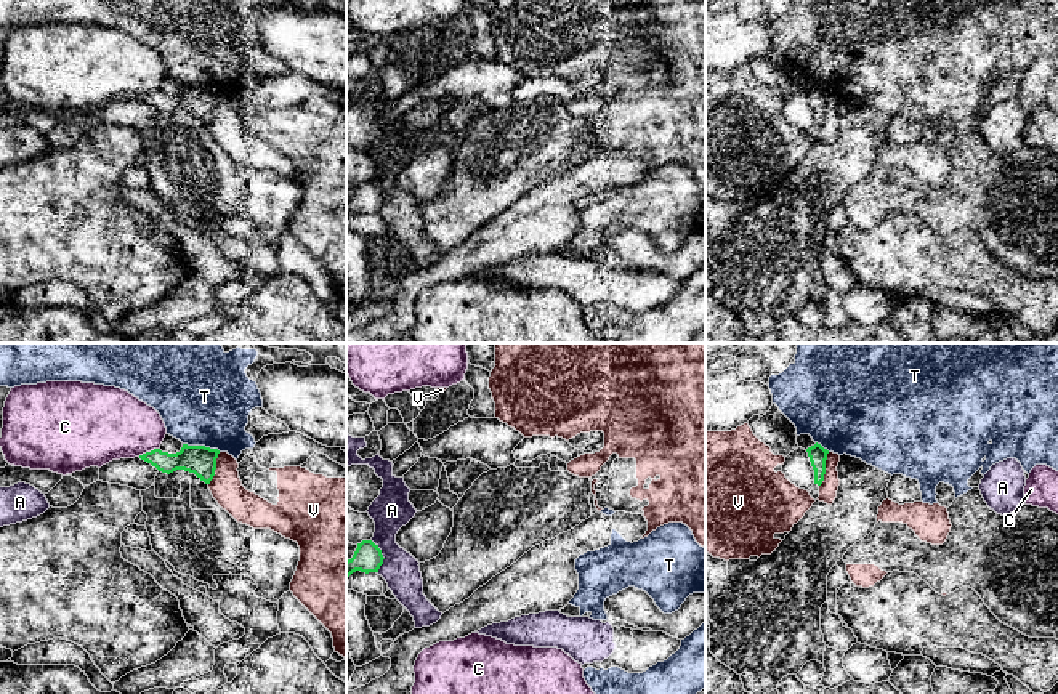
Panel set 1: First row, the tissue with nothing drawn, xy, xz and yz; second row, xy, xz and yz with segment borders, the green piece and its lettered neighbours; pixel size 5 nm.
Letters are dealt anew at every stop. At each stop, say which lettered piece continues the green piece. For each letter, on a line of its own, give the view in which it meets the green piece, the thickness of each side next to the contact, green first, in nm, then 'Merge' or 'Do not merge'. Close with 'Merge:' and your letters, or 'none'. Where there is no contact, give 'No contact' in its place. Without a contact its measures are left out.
A: Touches green in xz. Thickness 140 nm (green) against 200 nm. Do not merge
C: Touches green in xy. Thickness 140 nm (green) against 380 nm. Do not merge
T: Touches green in xy. Thickness 150 nm (green) against 440 nm. Do not merge
V: Touches green in yz. Thickness 90 nm (green) against 200 nm. Do not merge
Merge: none

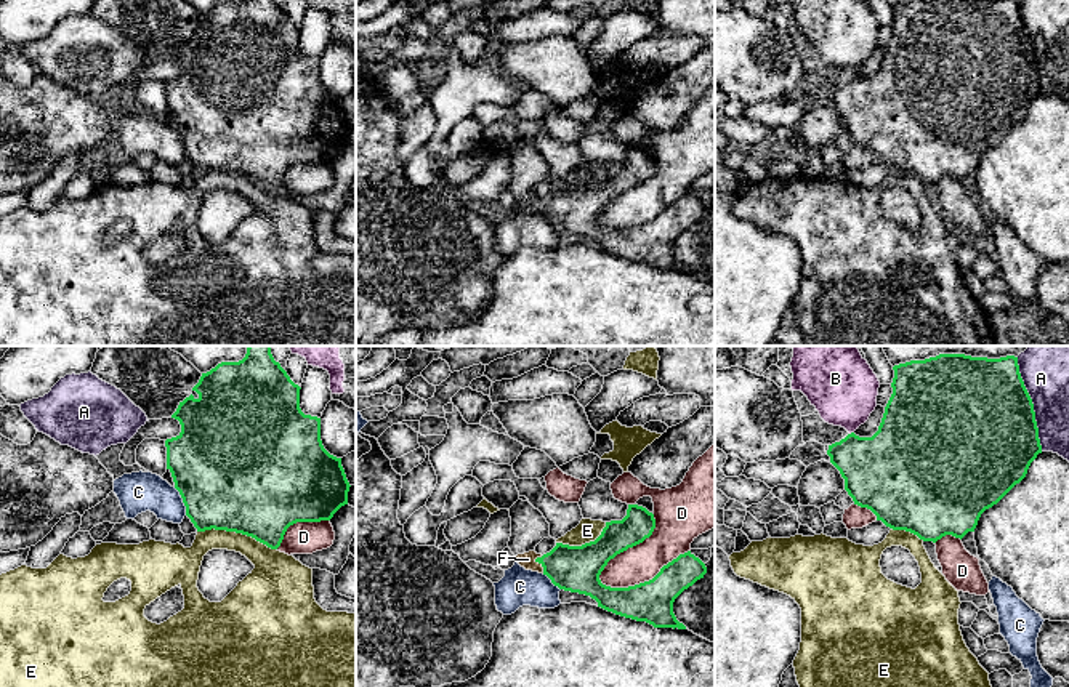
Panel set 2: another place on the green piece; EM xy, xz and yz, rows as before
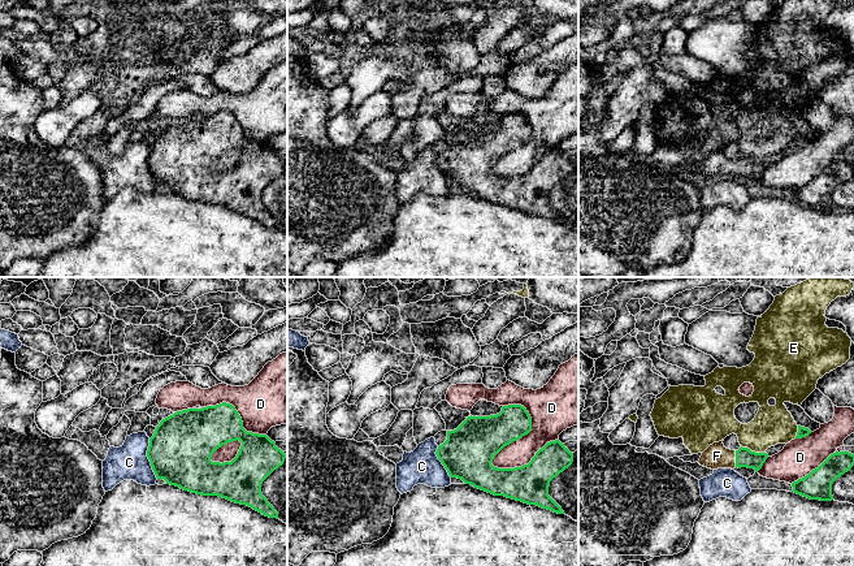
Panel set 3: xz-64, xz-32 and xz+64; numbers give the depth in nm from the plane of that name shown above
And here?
A: Touches green in yz. Thickness 500 nm (green) against 220 nm. Do not merge
B: Touches green in yz. Thickness 380 nm (green) against 320 nm. Do not merge
C: Touches green in xy. Thickness 500 nm (green) against 200 nm. Do not merge
D: Touches green in xz. Thickness 200 nm (green) against 190 nm. Do not merge
E: Touches green in xy. Thickness 500 nm (green) against 180 nm. Do not merge
F: Touches green in xz. Thickness 240 nm (green) against 80 nm. Merge
Merge: F

